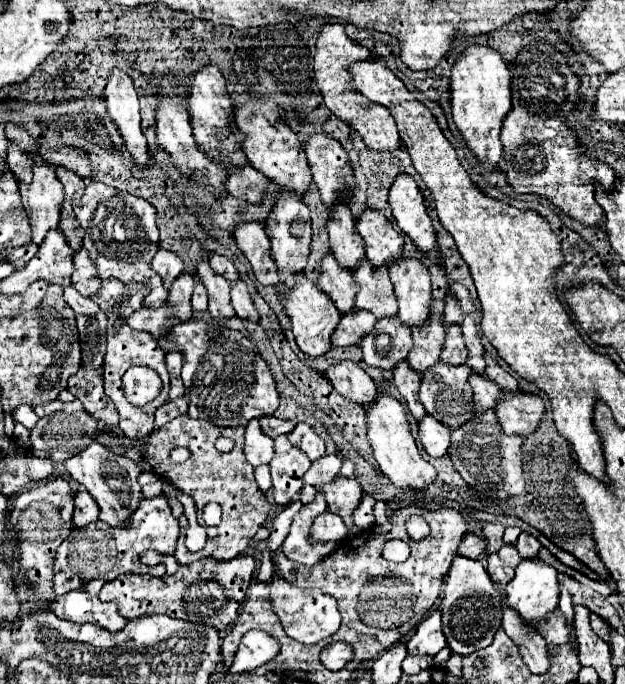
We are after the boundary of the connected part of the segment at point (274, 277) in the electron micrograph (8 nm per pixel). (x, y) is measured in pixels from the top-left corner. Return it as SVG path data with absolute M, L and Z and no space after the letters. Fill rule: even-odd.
M244 222L234 232L236 246L252 266L256 280L264 286L276 286L280 282L276 262L270 256L270 240L260 222Z

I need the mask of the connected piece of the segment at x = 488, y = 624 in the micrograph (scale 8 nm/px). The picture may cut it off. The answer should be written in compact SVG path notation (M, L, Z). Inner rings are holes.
M456 556L440 596L442 596L442 602L440 602L442 632L446 636L450 652L468 656L472 652L478 652L480 648L488 648L494 640L496 630L502 624L502 600L484 564L480 564L478 560Z

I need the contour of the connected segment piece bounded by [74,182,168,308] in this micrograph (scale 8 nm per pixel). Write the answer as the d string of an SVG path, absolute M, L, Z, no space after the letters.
M90 182L80 198L80 206L74 208L76 220L84 228L86 236L82 246L92 256L92 262L98 268L98 276L118 278L124 284L148 284L150 294L146 308L160 308L166 302L166 288L162 280L152 272L150 262L158 250L158 226L156 226L156 208L150 206L144 198L136 198L128 192L120 192L102 182Z

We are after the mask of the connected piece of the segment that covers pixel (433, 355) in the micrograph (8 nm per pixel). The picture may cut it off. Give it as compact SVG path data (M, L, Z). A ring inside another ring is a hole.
M432 300L432 316L424 328L414 328L414 348L408 356L408 364L414 372L422 374L426 368L432 368L440 362L440 352L444 348L444 332L440 312L444 310L444 300Z

